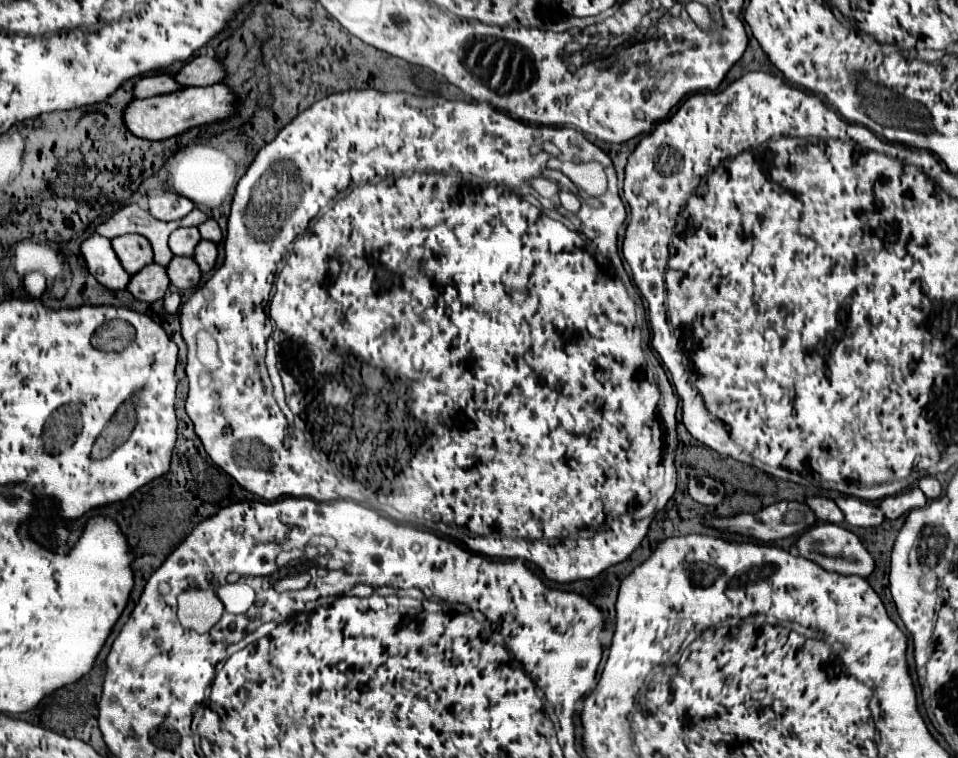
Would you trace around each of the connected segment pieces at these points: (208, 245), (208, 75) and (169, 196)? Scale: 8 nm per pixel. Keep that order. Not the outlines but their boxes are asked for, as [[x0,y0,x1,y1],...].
[[194,239,218,273],[176,57,226,87],[148,191,194,221]]

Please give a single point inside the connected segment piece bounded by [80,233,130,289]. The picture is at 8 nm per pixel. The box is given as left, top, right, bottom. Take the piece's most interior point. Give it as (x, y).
(102, 262)

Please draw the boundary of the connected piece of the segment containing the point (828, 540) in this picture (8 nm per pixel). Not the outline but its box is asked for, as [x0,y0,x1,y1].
[796,523,876,577]

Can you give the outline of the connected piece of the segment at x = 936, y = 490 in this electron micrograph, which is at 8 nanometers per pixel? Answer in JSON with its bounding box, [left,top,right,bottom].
[920,477,942,499]

